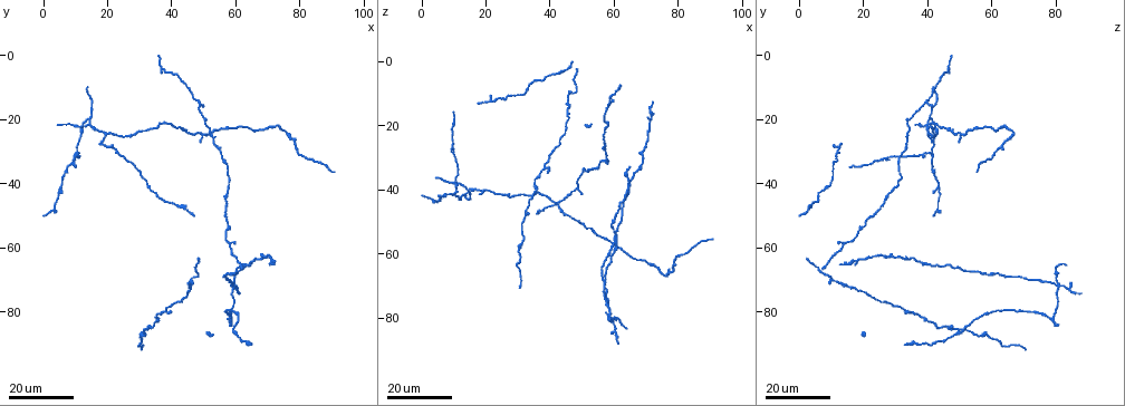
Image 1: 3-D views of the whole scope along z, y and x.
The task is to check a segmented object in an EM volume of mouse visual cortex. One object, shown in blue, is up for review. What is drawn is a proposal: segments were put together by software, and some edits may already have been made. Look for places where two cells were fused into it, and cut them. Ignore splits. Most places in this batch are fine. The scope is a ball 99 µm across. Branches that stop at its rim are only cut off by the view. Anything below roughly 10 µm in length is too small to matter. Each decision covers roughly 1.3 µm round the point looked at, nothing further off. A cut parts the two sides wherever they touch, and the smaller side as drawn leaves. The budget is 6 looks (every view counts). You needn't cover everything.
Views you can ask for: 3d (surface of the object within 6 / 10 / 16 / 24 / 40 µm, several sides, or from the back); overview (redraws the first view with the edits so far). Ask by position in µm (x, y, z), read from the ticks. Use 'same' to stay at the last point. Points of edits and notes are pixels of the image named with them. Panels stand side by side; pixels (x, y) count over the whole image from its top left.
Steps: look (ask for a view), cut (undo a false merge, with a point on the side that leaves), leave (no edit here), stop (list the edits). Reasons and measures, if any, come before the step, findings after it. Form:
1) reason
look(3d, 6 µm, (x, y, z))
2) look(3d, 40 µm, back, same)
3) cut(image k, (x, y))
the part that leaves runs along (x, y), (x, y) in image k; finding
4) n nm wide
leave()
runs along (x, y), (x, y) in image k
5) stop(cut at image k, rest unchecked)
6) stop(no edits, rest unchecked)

three-way junction
look(3d, 16 µm, (14, 20, 41))

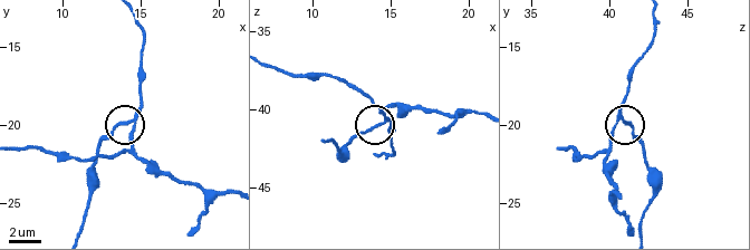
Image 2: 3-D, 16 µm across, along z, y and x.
look(3d, 6 µm, (14.4, 19.6, 40.8))

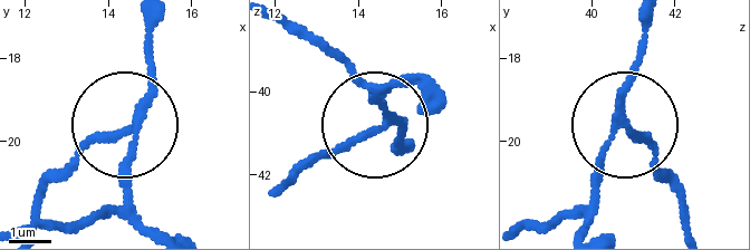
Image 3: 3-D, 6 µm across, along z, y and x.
cut(image 3, (71, 164))
the part that leaves runs along (368, 131), (287, 184) in image 3; a second cell is stuck on

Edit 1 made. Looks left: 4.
sudden change in width
look(3d, 16 µm, (31, 88, 57))

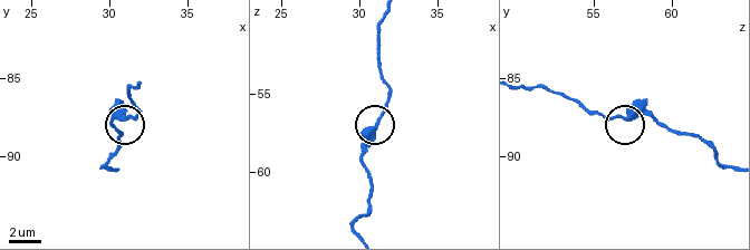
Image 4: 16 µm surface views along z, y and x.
look(3d, 10 µm, (31.2, 87.6, 56.6))

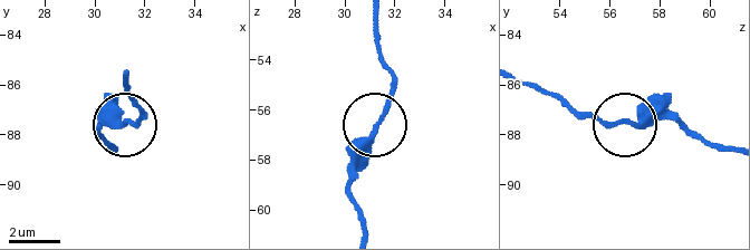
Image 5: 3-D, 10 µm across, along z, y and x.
leave()
runs along (521, 80), (560, 94), (611, 123), (680, 117) in image 5; continuous, no second cell

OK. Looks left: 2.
four or more arms meet
look(3d, 16 µm, (59, 72, 81))

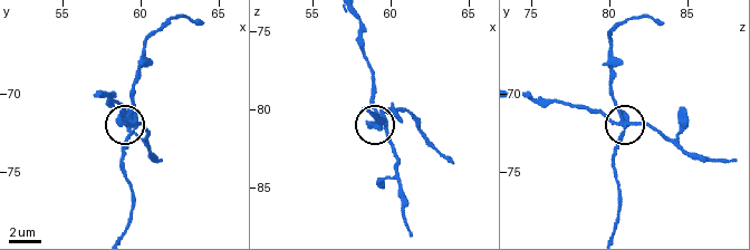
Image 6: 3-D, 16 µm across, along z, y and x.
look(3d, 6 µm, (59.6, 72.4, 80.8))

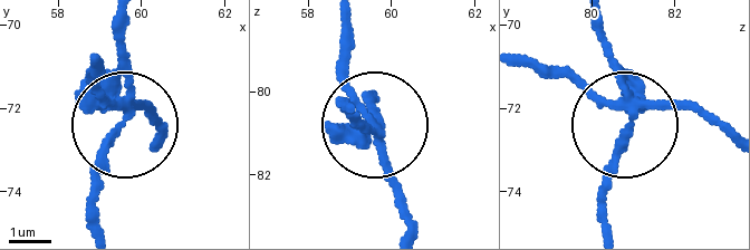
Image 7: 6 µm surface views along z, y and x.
cut(image 7, (118, 44))
the part that leaves runs along (126, 108), (95, 191), (95, 222) in image 7; two cells meet here

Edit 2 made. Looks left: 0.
stop(cut at image 3, cut at image 7, rest unchecked)

